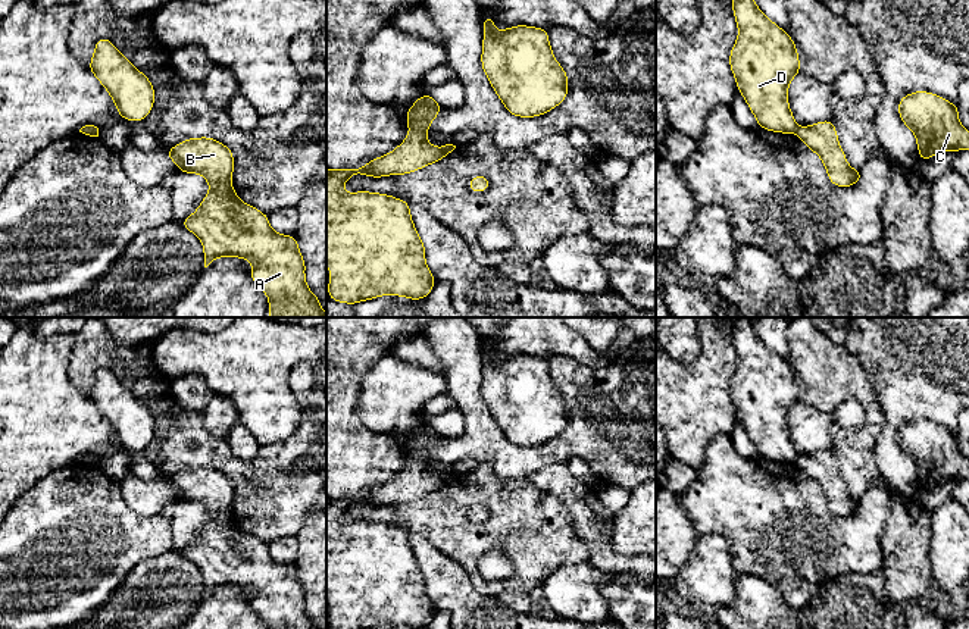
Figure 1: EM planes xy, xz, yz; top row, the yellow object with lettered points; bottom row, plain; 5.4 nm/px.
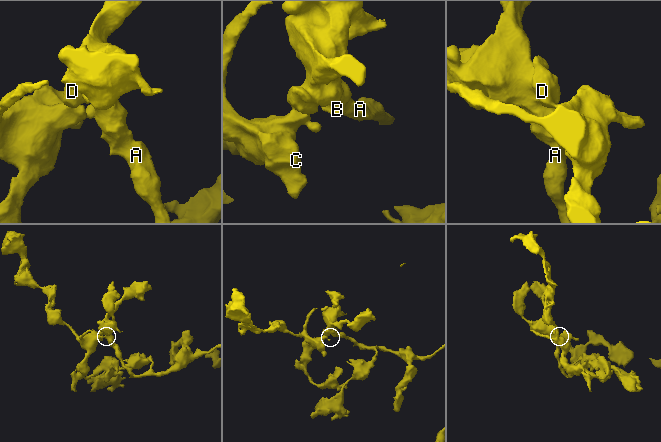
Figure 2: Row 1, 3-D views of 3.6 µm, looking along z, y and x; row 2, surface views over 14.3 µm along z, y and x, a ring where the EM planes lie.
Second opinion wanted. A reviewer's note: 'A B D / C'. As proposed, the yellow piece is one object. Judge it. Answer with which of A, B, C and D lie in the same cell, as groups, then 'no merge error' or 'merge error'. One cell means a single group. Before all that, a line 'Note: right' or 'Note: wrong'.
Note: right
groups A B D / C; merge error

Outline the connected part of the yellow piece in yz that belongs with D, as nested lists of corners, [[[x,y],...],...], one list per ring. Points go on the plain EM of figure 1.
[[[750,317],[734,319],[732,342],[738,366],[729,397],[738,420],[759,457],[795,463],[798,454],[788,434],[788,416],[800,403],[800,388],[793,367],[759,338]]]

